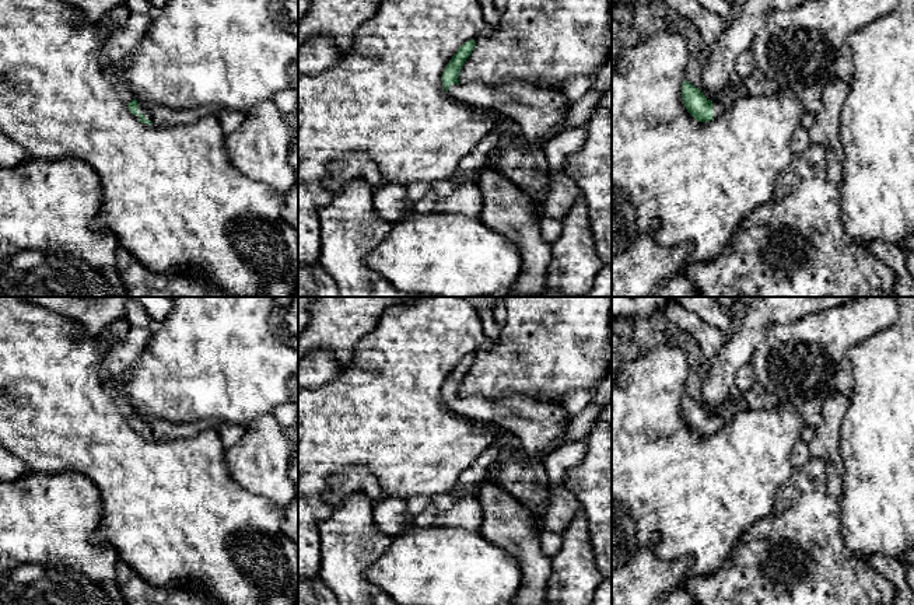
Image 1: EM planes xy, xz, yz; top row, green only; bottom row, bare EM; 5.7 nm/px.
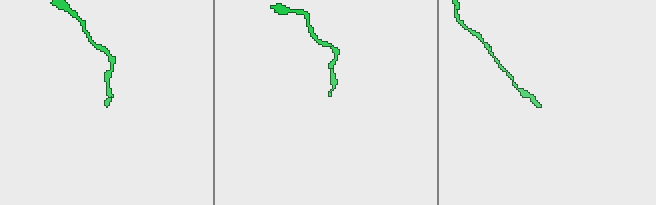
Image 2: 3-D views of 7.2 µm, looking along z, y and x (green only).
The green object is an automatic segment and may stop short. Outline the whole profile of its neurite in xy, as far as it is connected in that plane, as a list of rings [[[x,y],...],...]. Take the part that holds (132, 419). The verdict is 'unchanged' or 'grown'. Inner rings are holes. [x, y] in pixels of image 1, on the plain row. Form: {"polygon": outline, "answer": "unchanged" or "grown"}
{"polygon": [[[136,412],[127,417],[127,422],[141,437],[153,438],[157,441],[179,437],[193,437],[203,430],[217,429],[221,424],[221,422],[216,419],[195,420],[186,424],[175,424],[162,419],[147,422]]], "answer": "grown"}

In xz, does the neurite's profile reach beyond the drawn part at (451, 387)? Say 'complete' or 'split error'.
split error

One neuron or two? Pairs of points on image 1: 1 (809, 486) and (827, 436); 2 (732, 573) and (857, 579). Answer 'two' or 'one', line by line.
1: two
2: one

